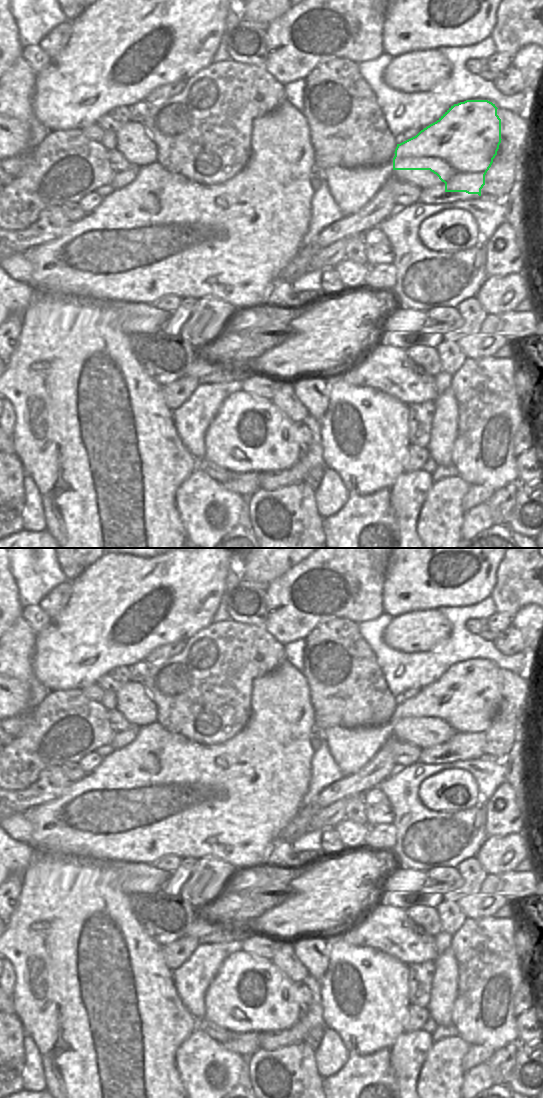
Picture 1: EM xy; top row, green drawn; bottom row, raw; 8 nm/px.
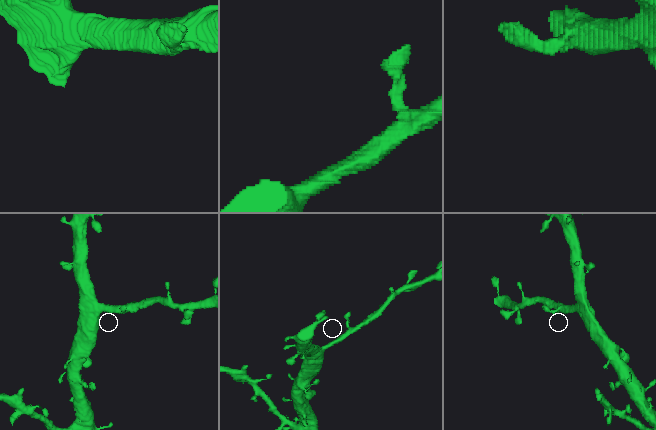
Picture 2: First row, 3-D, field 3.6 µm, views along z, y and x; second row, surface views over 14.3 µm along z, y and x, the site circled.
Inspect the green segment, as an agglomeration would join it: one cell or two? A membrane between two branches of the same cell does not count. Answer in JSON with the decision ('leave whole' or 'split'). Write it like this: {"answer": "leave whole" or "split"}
{"answer": "leave whole"}

